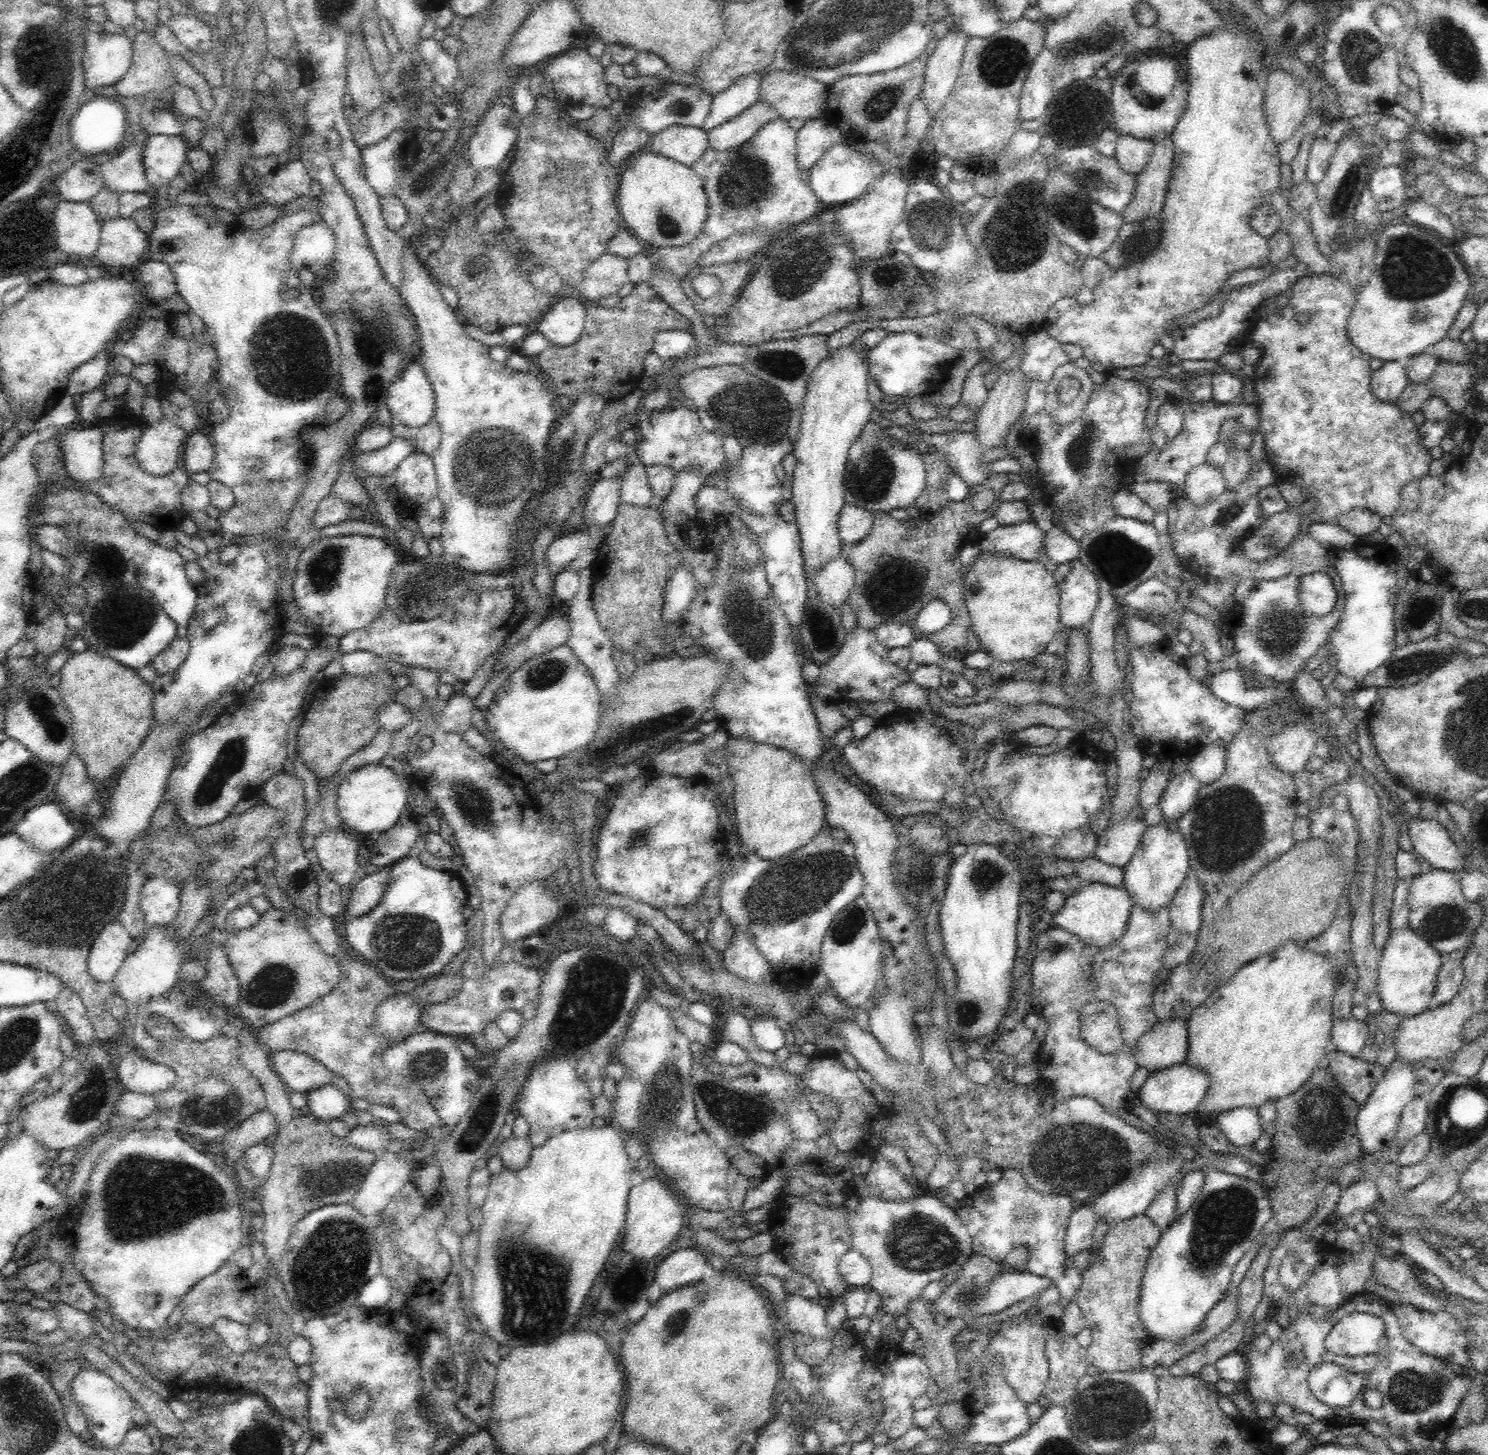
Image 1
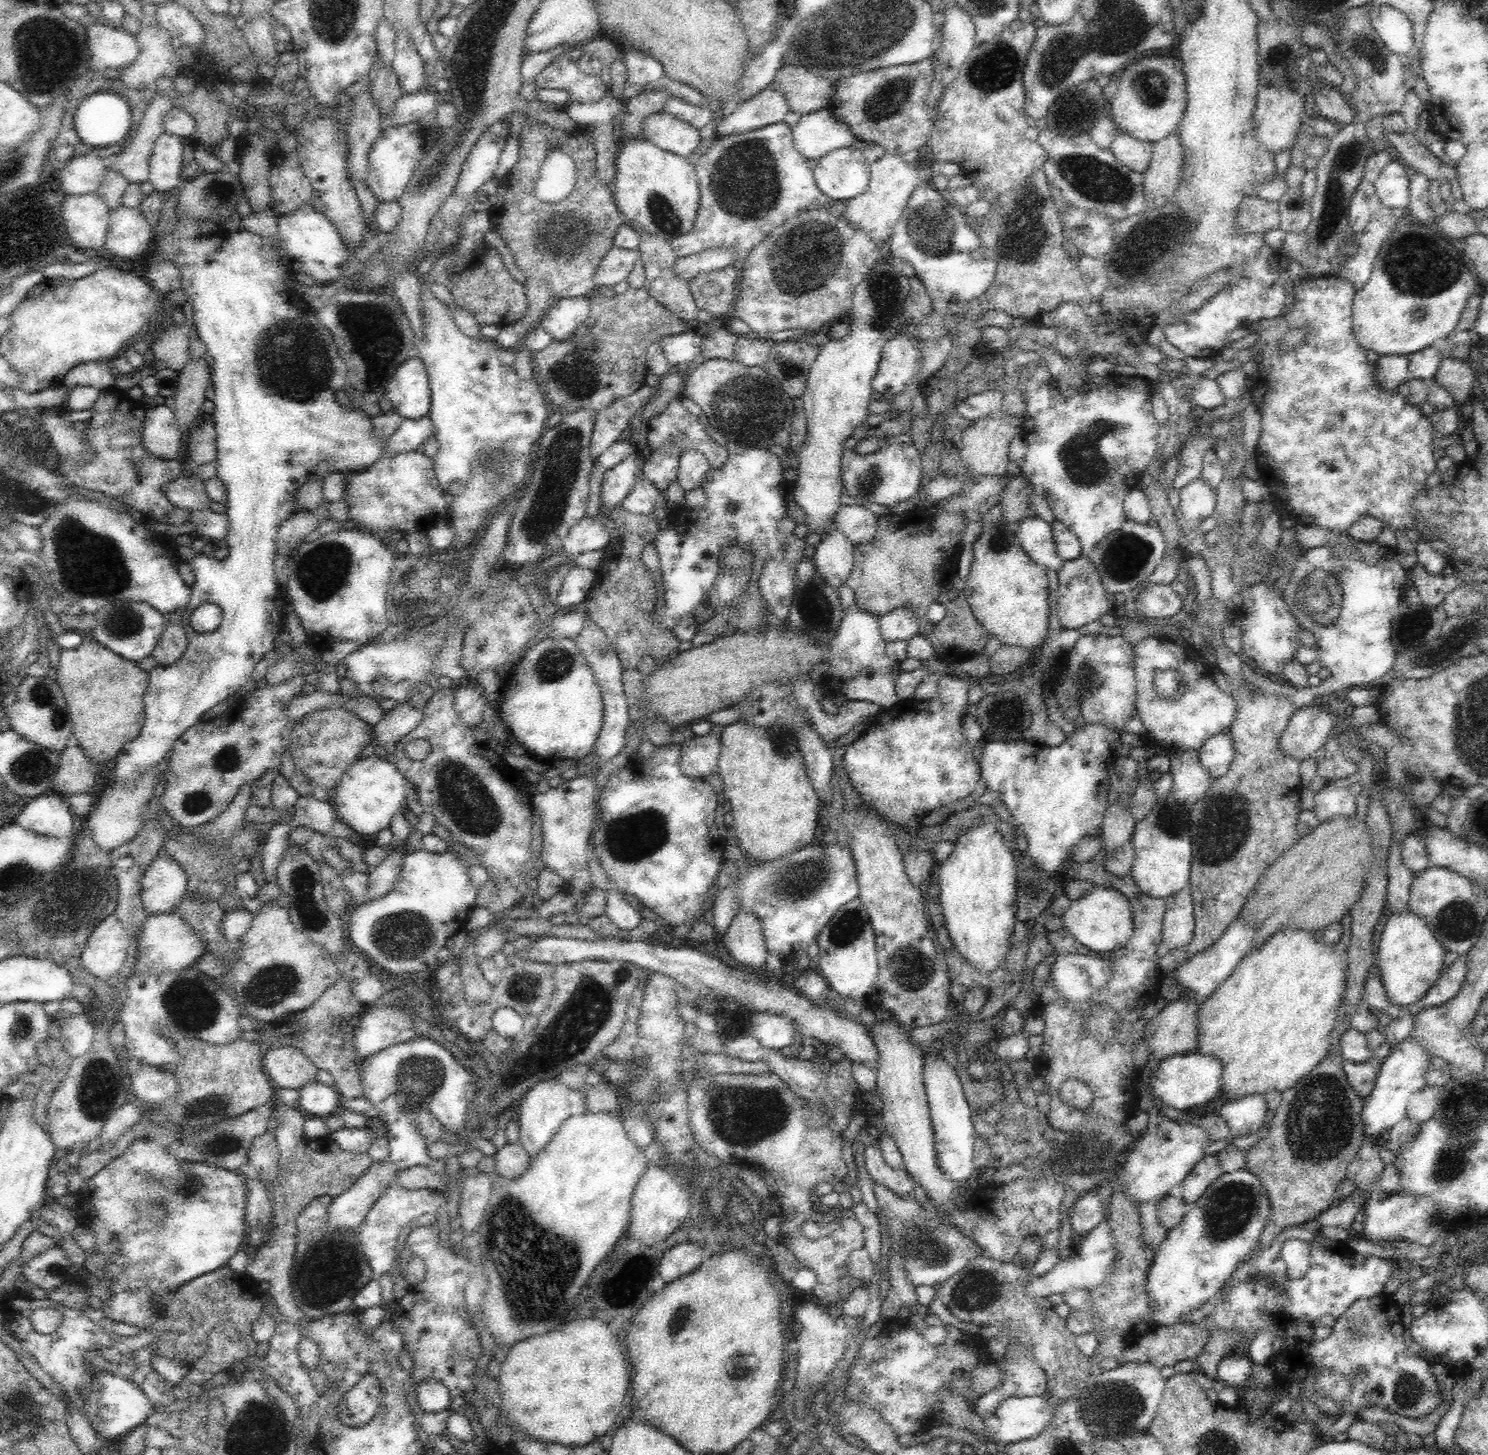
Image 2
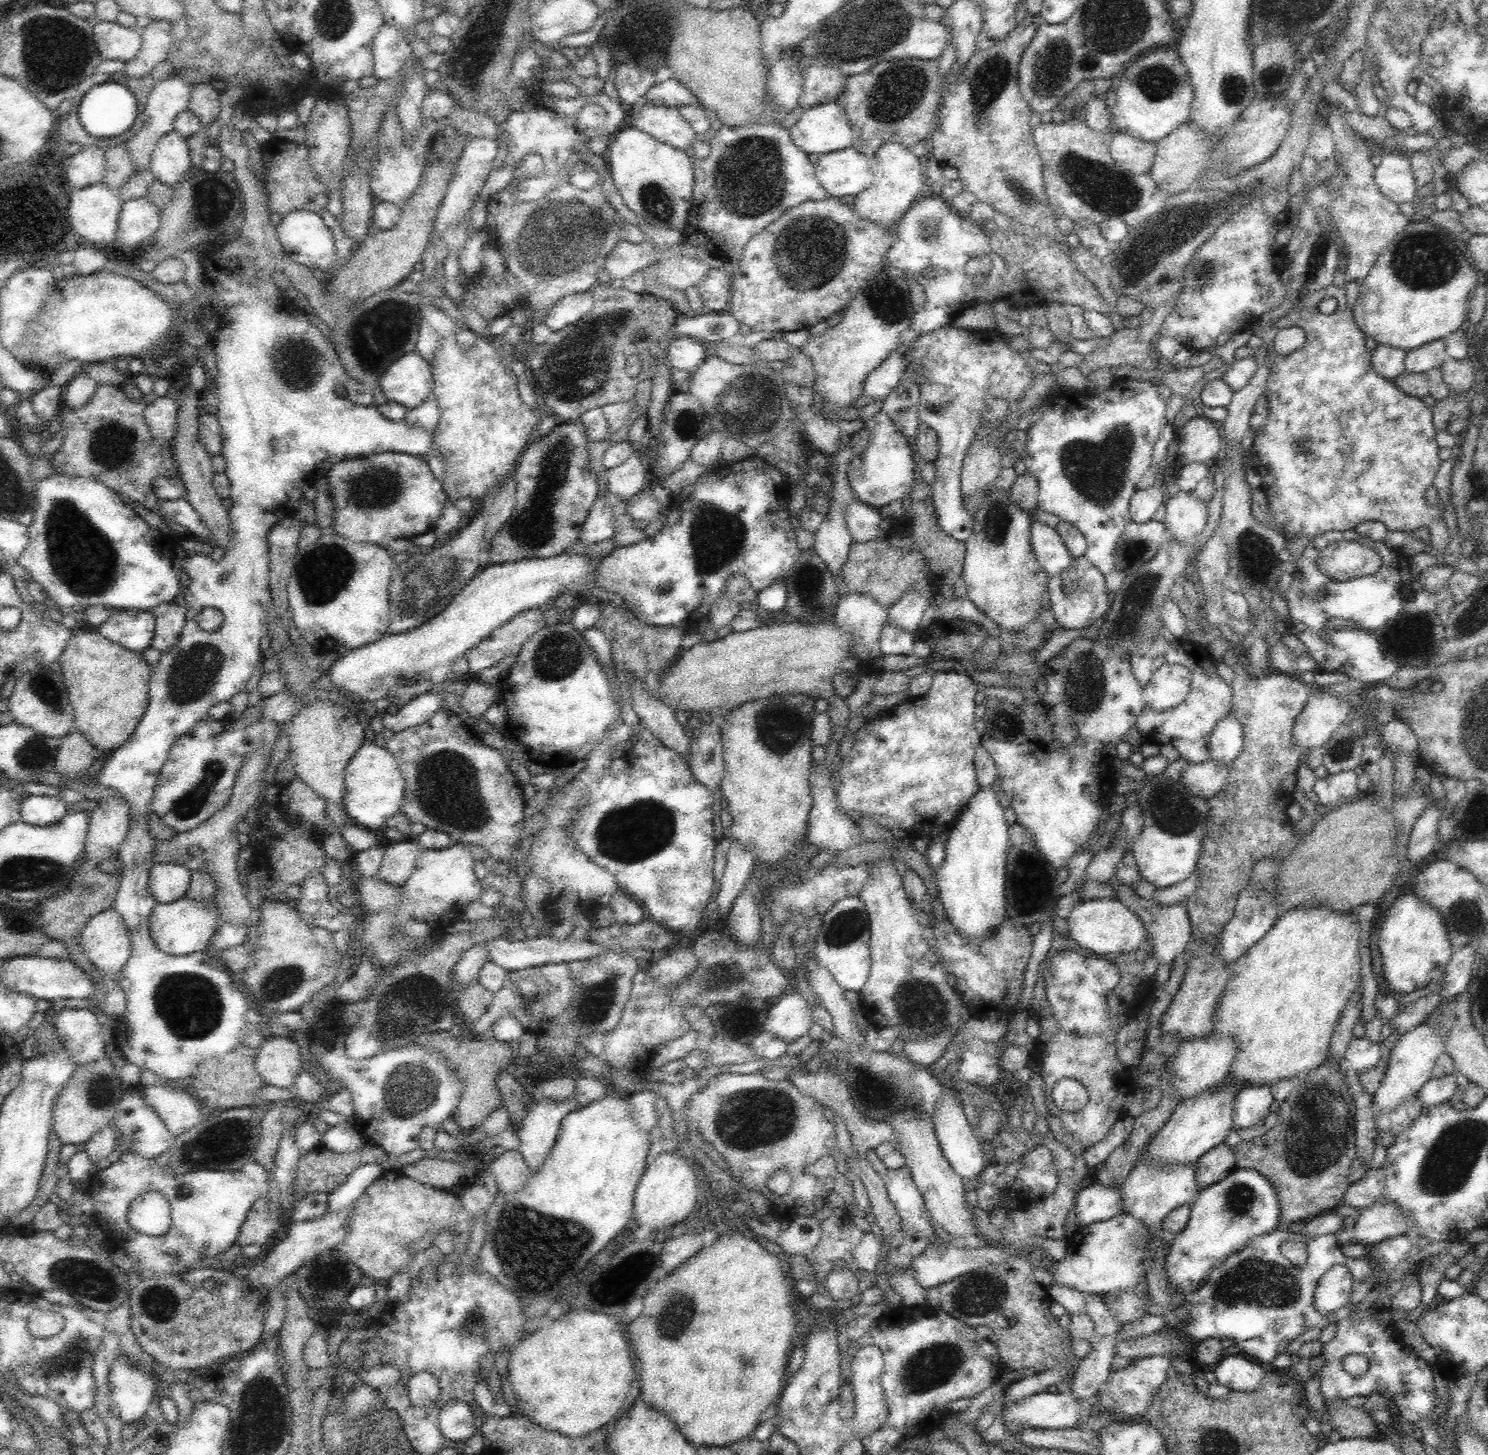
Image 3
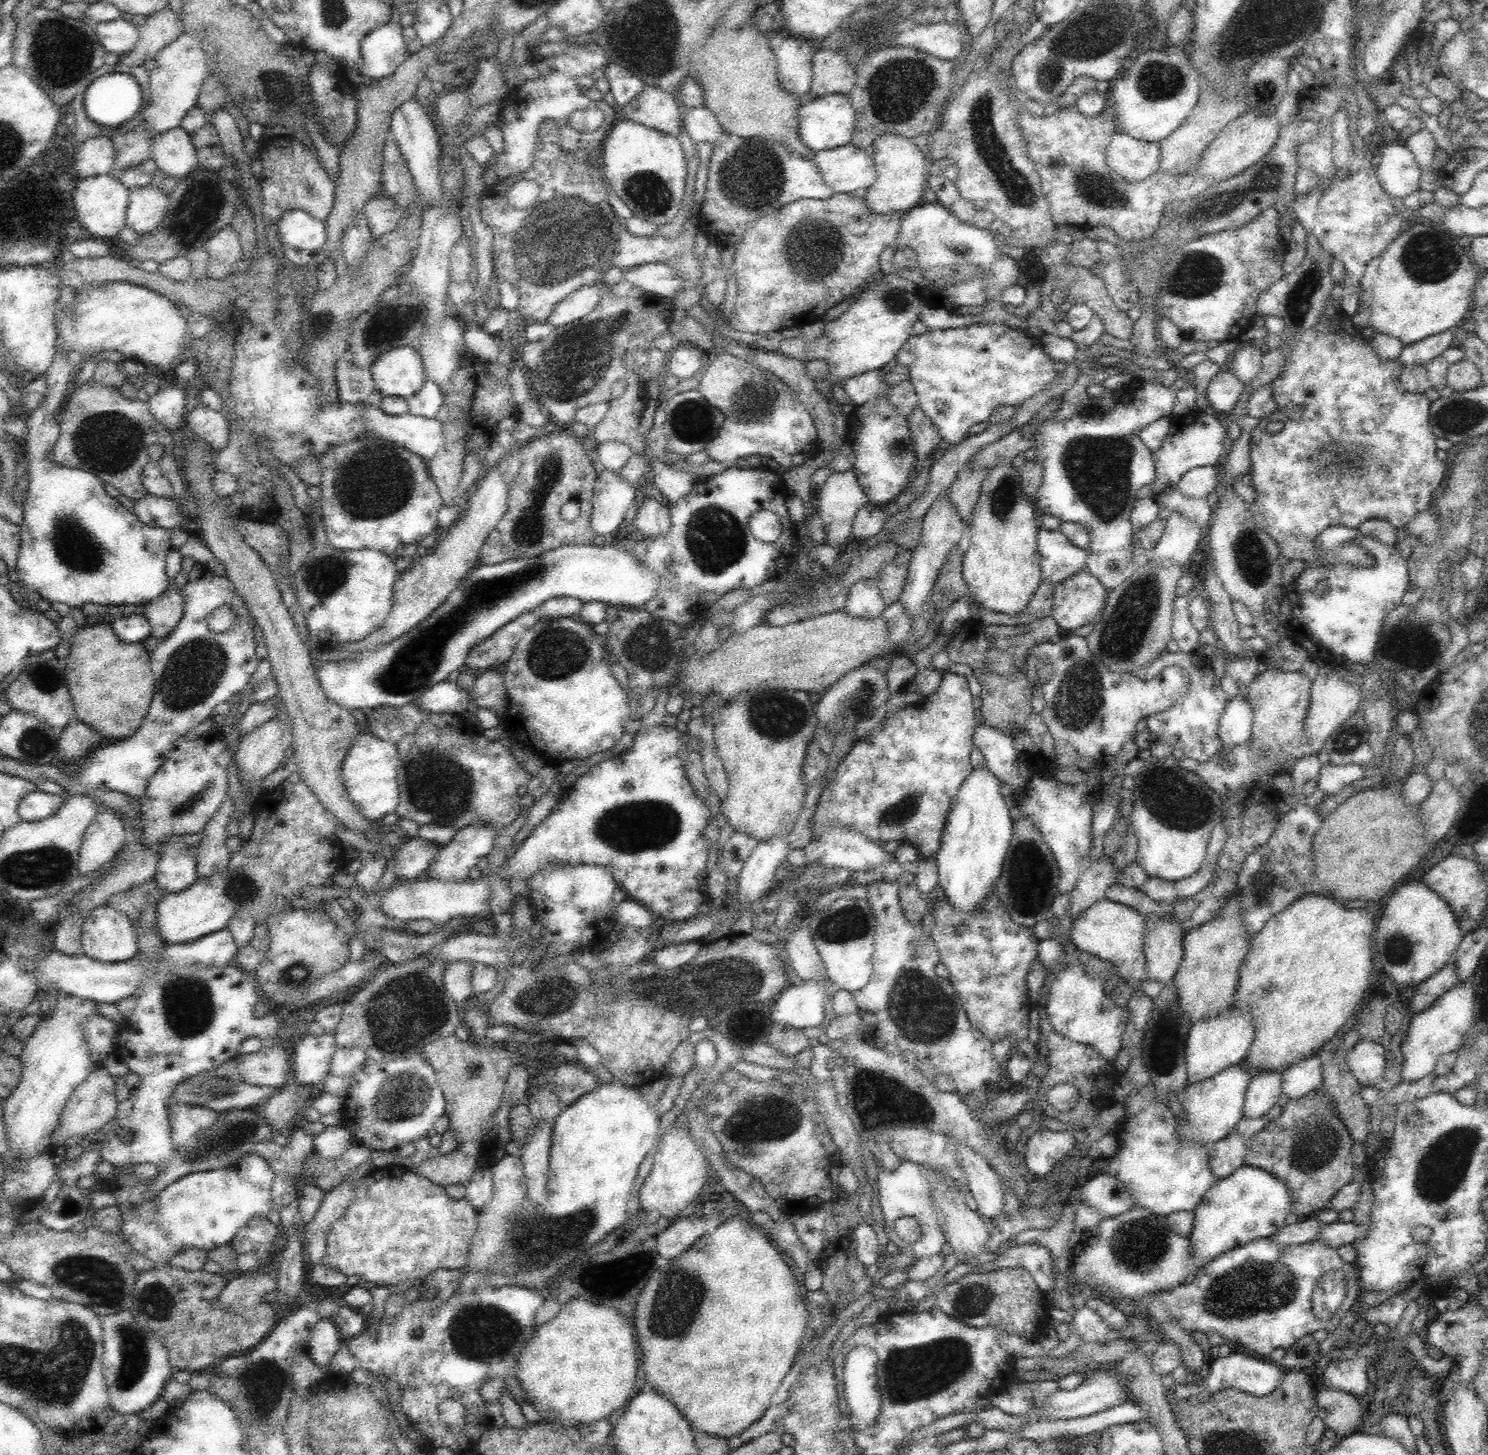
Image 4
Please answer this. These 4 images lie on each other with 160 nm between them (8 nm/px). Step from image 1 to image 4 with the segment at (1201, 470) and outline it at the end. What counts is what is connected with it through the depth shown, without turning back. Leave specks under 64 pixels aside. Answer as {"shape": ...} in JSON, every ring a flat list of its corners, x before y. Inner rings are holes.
{"shape":[[1173,511,1167,518,1164,532,1156,547,1149,552,1149,558,1160,564,1186,564,1196,550,1202,528,1186,515]]}

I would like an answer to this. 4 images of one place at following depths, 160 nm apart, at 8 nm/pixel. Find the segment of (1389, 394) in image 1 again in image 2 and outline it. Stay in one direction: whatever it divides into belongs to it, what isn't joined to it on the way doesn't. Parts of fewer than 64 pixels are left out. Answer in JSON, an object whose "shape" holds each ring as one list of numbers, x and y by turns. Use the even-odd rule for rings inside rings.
{"shape":[[1380,355,1375,364,1375,378,1378,385,1386,390,1394,390,1400,384,1412,380,1407,355]]}

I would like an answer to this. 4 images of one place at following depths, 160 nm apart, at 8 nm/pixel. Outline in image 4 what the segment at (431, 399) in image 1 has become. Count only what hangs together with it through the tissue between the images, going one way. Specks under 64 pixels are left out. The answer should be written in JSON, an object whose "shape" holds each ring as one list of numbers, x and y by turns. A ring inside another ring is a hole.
{"shape":[[397,346,384,351,370,366,375,390,383,395,406,399,426,382,426,370,420,353,413,347]]}

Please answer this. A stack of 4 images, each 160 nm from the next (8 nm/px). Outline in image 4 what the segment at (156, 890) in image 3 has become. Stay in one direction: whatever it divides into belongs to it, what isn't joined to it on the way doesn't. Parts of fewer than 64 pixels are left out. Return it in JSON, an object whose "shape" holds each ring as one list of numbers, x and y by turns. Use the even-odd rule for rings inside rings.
{"shape":[[175,837,174,841,165,844,166,848,162,854,162,860,157,864,157,869,154,875,156,886,160,887,163,894,175,893,188,888,193,882,196,882,196,858,191,856,188,850,191,847,186,846,179,837]]}

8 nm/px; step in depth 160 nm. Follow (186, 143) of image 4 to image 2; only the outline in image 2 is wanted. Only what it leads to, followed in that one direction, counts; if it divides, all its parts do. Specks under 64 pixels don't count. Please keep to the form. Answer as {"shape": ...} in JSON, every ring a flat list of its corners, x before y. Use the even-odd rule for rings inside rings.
{"shape":[[164,131,154,142,149,158,149,180,154,190,166,192,180,187,184,142,182,137]]}

